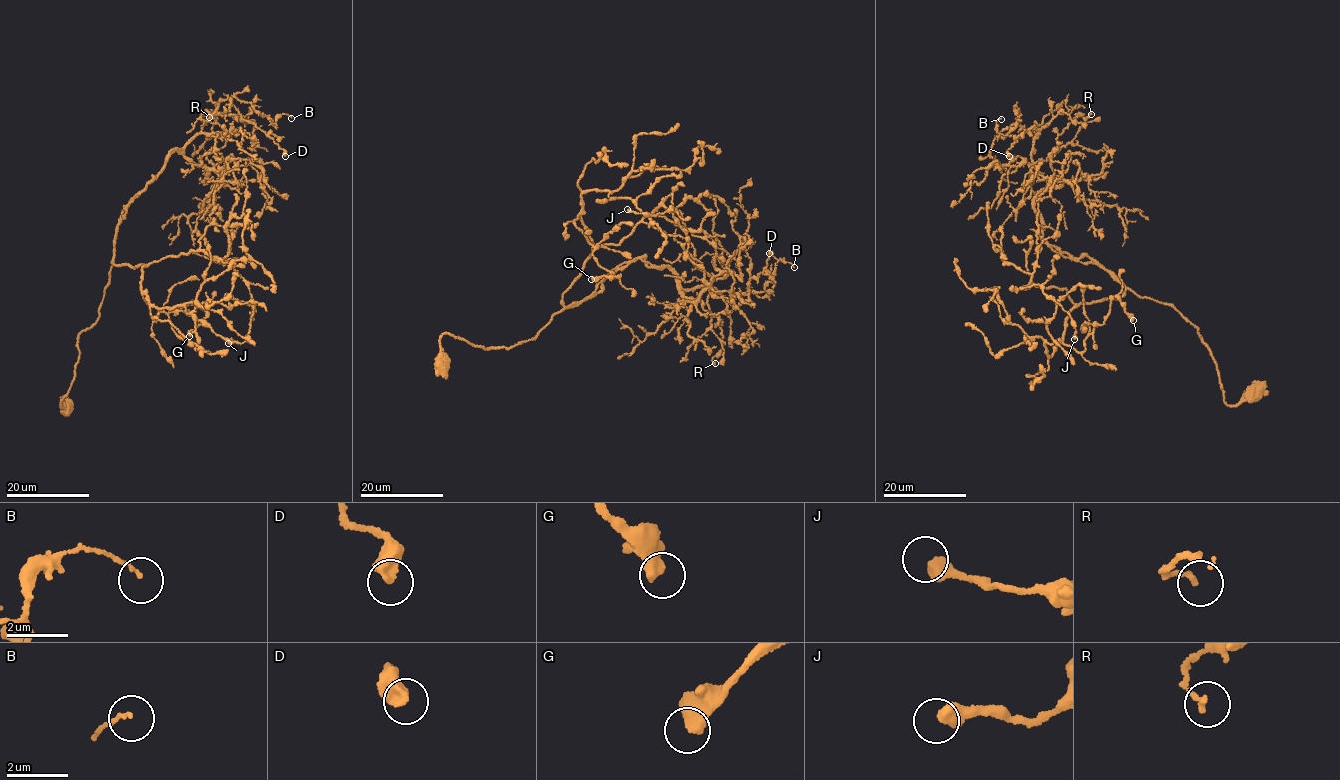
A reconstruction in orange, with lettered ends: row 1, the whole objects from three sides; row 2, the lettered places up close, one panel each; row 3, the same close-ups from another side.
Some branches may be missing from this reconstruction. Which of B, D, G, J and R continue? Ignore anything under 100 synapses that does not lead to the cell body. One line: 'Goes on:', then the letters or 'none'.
Goes on: none

